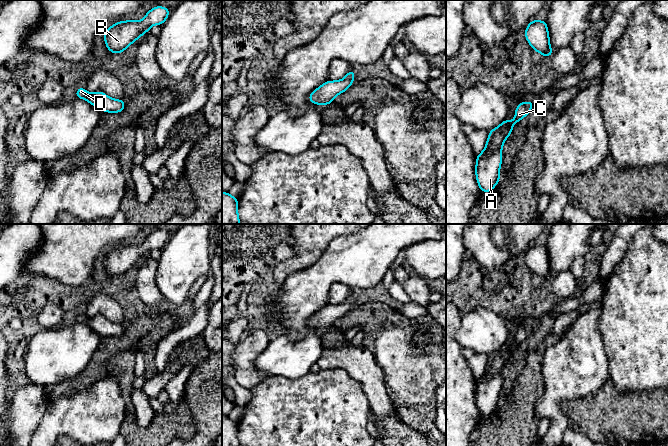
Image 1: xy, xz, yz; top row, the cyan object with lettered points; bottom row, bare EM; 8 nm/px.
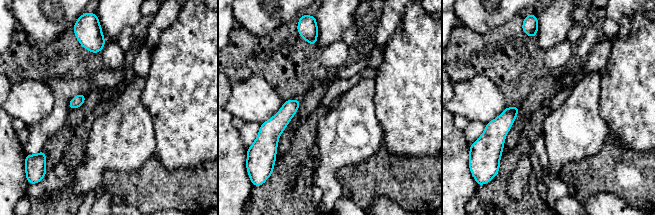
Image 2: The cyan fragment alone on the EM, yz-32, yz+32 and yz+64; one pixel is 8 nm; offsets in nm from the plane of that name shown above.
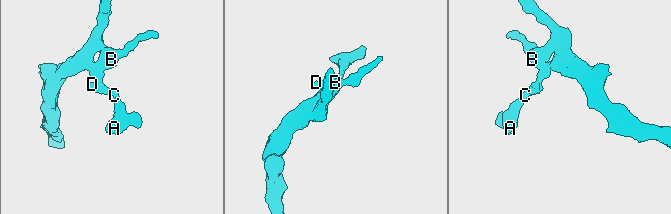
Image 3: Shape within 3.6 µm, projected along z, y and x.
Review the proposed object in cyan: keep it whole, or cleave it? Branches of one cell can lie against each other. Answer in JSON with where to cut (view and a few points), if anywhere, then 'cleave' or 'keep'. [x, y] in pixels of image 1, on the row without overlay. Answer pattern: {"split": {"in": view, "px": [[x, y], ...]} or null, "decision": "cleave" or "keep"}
{"split": null, "decision": "keep"}

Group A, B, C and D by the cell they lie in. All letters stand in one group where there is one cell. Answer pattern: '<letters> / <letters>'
A B C D

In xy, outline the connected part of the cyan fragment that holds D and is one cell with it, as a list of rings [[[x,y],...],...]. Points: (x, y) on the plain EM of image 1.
[[[84,311],[76,314],[75,322],[86,324],[105,337],[121,337],[125,333],[125,324],[113,323],[102,315],[96,315],[90,318]]]

